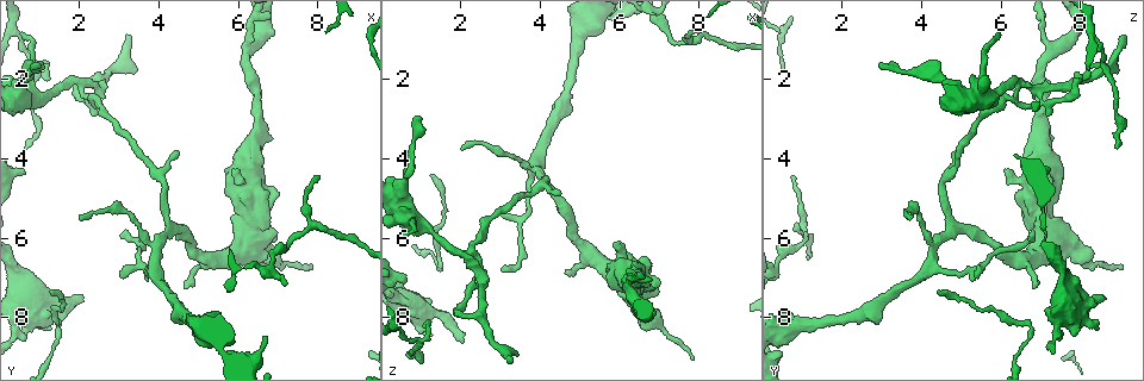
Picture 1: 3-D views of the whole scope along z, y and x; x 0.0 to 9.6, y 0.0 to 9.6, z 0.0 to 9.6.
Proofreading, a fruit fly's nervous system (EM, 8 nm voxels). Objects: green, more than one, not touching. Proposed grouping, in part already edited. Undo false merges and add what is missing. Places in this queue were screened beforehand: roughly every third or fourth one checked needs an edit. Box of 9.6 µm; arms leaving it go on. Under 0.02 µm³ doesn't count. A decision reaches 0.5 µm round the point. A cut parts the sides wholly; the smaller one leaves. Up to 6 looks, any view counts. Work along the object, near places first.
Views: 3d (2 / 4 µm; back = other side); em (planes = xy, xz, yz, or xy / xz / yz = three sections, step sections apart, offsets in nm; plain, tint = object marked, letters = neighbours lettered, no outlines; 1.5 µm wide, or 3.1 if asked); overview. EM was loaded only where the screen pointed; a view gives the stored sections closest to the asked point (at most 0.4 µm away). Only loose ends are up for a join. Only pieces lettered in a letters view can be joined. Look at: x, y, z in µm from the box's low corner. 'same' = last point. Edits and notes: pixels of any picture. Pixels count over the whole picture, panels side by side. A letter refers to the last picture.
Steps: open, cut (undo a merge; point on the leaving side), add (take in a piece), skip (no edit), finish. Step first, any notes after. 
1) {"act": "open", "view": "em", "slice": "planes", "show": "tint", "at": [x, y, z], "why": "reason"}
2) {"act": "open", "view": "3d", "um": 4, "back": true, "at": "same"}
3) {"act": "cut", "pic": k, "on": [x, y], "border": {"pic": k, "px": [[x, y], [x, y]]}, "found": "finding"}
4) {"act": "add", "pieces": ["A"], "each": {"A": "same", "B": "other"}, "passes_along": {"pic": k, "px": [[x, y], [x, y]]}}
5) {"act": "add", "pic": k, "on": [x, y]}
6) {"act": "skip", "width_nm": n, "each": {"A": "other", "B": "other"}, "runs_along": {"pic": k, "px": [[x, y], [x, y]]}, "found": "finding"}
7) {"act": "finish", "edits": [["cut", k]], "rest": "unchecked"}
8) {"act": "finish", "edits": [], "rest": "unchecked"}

{"act": "open", "view": "3d", "um": 2, "at": [2.00, 2.20, 6.40], "why": "two arms at a narrow angle"}

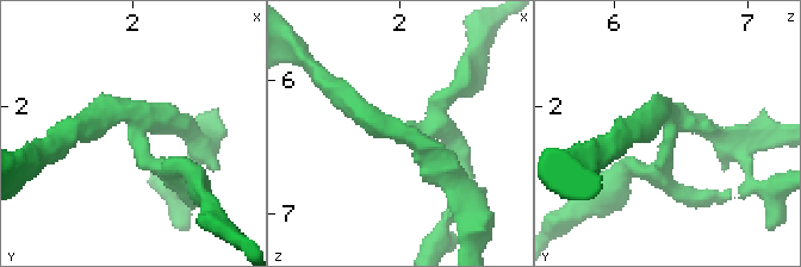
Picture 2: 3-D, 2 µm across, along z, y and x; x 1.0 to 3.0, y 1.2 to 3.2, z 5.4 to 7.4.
{"act": "open", "view": "em", "slice": "xz", "step": 8, "show": "tint", "at": [2.04, 2.20, 6.42], "arms": 4, "why": "now the EM"}

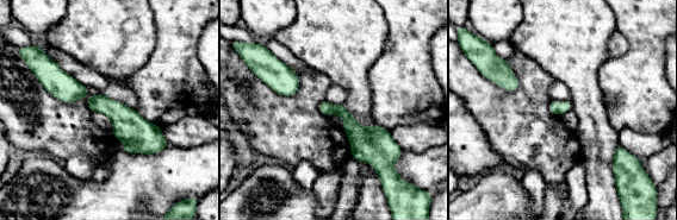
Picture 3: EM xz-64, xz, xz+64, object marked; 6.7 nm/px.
{"act": "open", "view": "em", "slice": "planes", "show": "letters", "at": "same"}

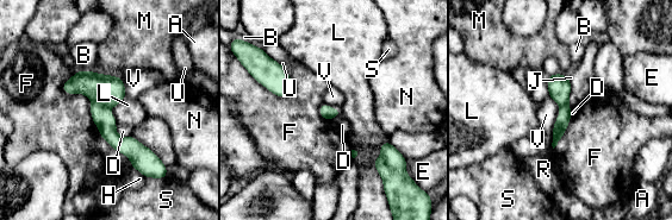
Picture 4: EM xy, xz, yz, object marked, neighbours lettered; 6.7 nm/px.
{"act": "skip", "each": {"A": "other", "B": "other", "D": "other", "E": "other", "F": "other", "H": "other", "J": "other", "L": "other", "M": "other", "N": "other", "R": "other", "S": "other", "U": "other", "V": "other"}, "border": {"pic": 4, "px": [[549, 96], [559, 106], [552, 148]]}, "found": "continuous, no second cell"}

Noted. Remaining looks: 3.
{"act": "open", "view": "em", "slice": "yz", "step": 8, "show": "letters", "at": [3.25, 0.95, 9.20], "why": "branch stops here"}

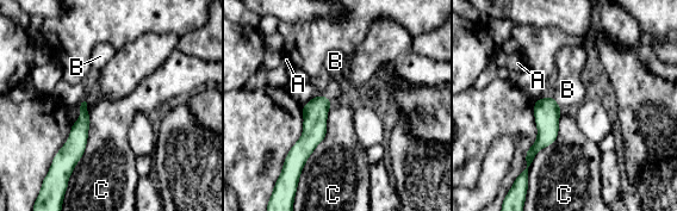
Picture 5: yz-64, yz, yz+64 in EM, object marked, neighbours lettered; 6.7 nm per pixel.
{"act": "add", "pieces": ["B"], "each": {"A": "other", "B": "same", "C": "other"}, "passes_along": {"pic": 5, "px": [[546, 111], [556, 103], [567, 90]]}, "found": "the cell continues"}

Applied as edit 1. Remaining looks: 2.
{"act": "finish", "edits": [["add", 5]], "rest": "unchecked"}

